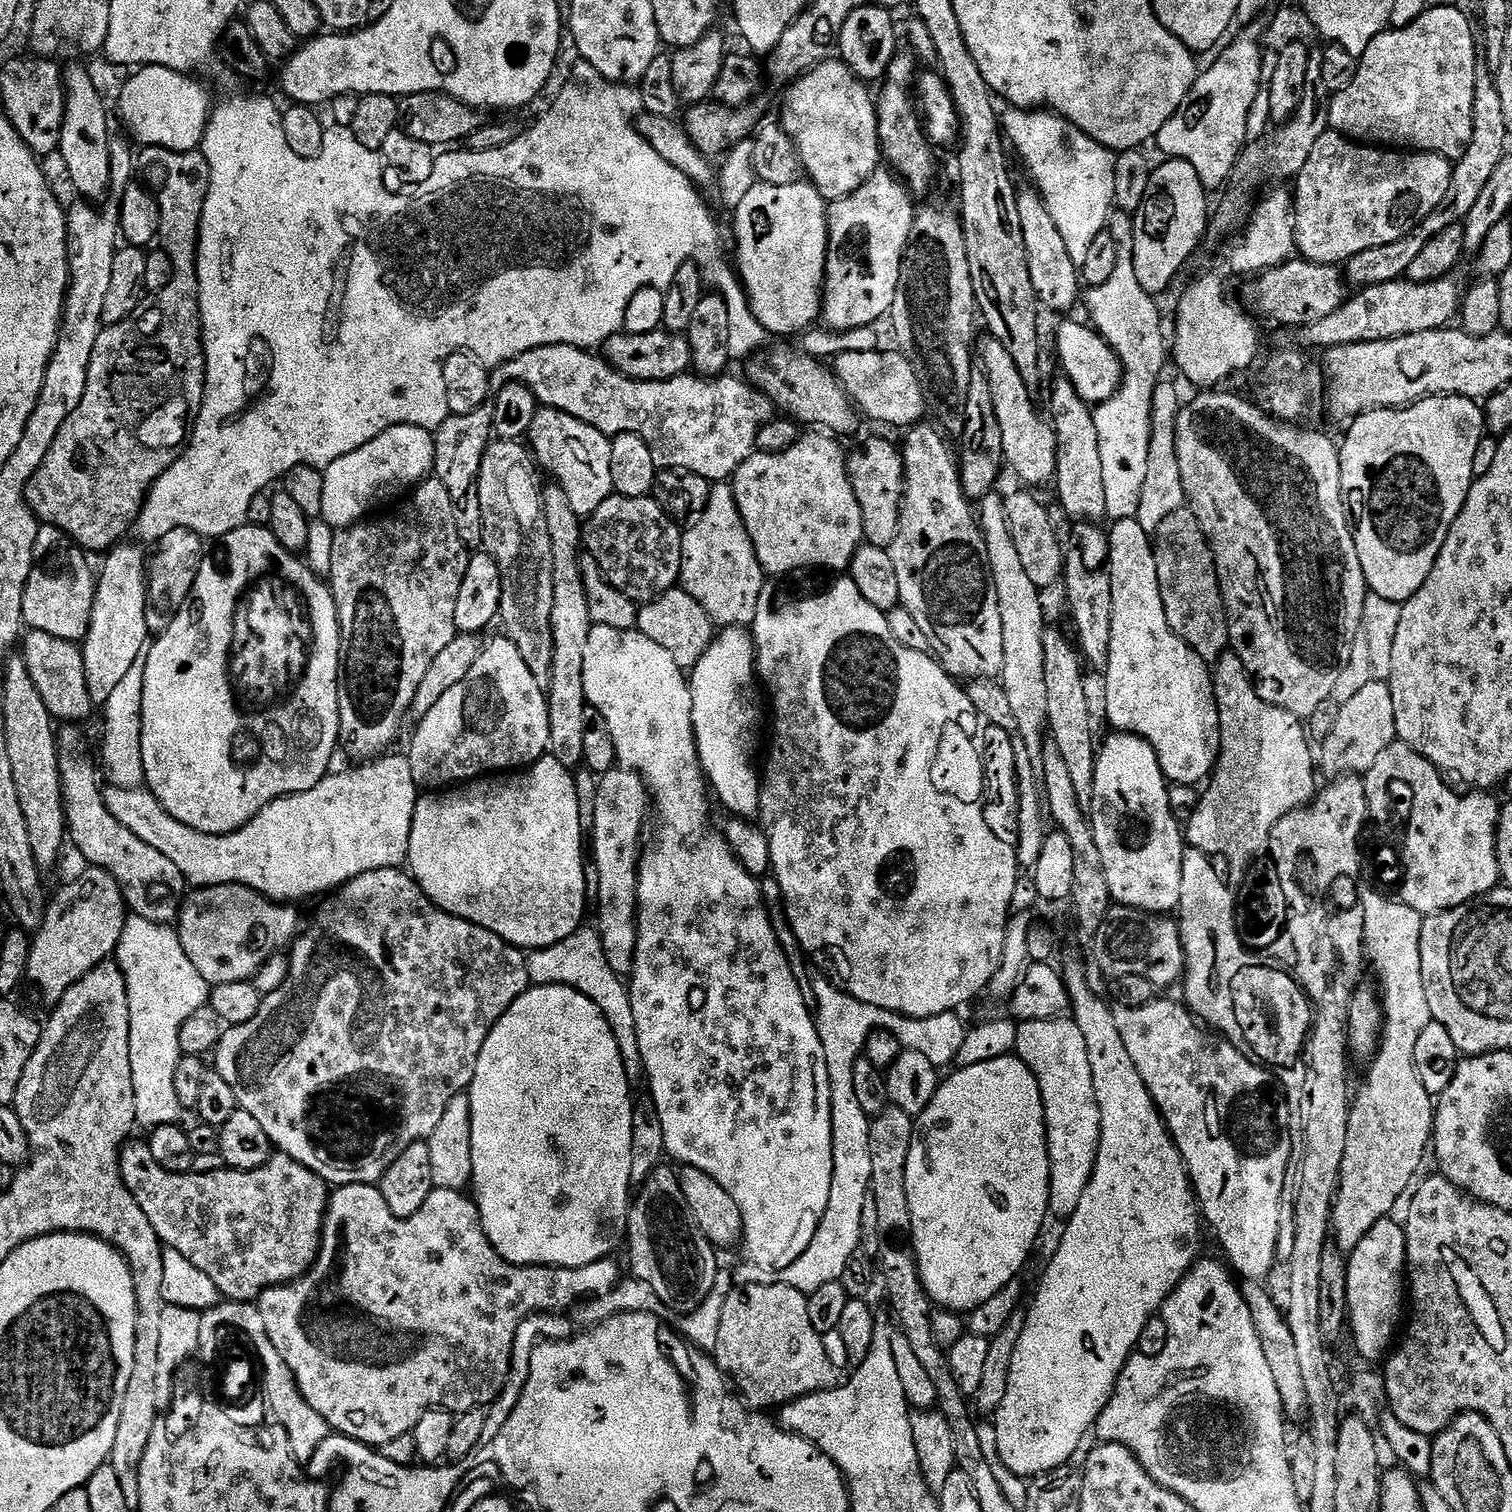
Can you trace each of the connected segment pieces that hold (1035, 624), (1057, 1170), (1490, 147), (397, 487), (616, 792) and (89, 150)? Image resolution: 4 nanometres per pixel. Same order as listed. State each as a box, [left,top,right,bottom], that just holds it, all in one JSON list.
[[978,491,1049,761],[1015,1019,1100,1218],[1346,59,1510,289],[322,424,436,530],[590,766,650,978],[58,64,114,202]]

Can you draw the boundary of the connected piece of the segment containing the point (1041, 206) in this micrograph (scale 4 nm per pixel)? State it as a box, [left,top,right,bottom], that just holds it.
[1016,187,1082,312]

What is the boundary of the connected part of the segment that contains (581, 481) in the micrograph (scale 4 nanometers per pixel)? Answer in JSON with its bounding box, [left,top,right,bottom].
[526,406,614,518]

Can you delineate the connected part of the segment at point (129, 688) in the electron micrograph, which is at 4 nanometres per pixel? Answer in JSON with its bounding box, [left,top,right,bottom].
[104,651,147,788]

